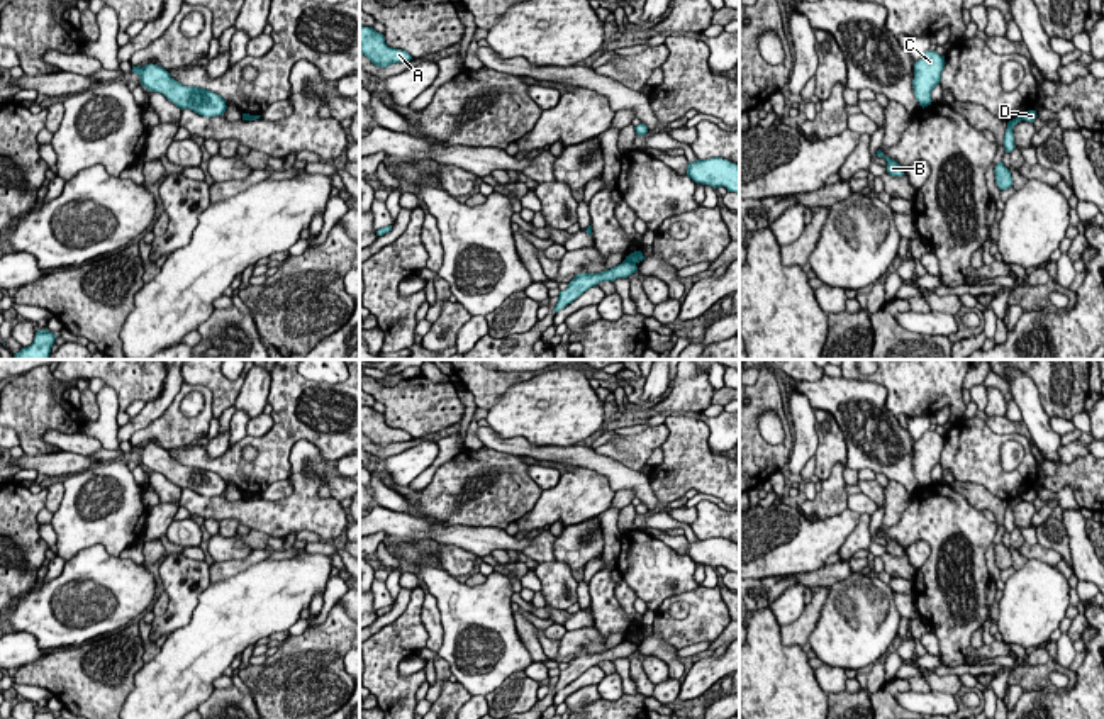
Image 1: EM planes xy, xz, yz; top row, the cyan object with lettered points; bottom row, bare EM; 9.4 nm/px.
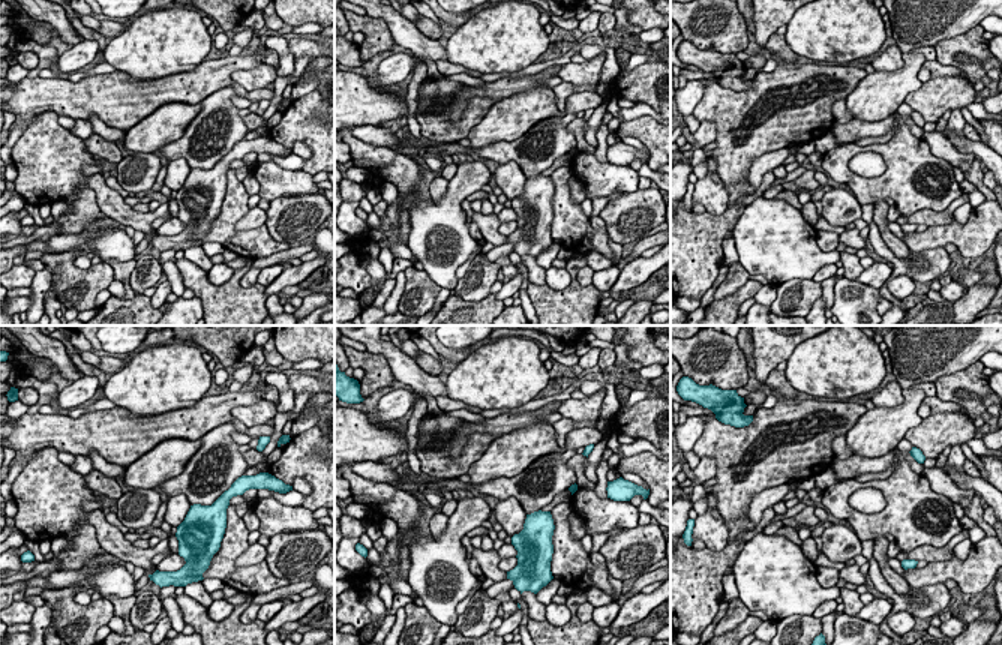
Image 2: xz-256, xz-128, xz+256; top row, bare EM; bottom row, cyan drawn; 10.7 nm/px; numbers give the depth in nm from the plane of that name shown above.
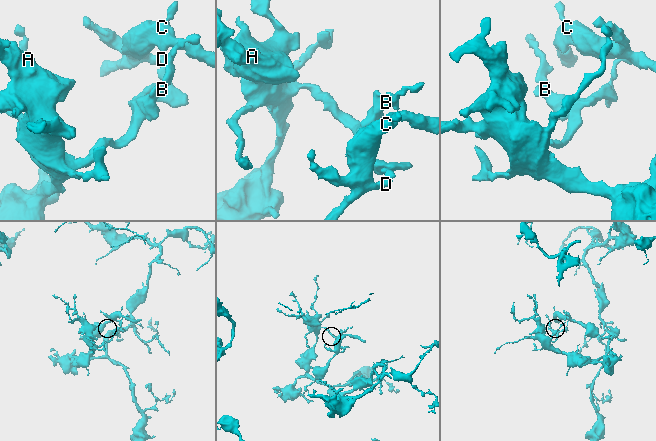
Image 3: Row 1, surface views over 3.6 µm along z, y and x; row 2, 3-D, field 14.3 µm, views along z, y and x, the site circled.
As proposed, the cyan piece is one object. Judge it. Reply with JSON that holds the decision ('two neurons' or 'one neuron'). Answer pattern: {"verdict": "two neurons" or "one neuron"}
{"verdict": "two neurons"}

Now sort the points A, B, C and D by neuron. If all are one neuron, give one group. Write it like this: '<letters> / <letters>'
A B / C D

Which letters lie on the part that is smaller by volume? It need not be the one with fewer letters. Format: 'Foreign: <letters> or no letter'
Foreign: C, D

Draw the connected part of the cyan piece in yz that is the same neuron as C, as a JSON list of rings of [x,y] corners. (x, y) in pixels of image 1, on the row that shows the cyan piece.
[[[926,51],[921,59],[914,63],[912,88],[923,109],[931,105],[931,92],[941,81],[943,68],[945,56],[940,56],[936,51]]]

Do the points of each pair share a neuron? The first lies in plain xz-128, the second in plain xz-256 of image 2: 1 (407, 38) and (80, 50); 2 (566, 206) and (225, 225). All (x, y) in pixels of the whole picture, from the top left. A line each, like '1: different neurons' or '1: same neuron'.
1: different neurons
2: same neuron

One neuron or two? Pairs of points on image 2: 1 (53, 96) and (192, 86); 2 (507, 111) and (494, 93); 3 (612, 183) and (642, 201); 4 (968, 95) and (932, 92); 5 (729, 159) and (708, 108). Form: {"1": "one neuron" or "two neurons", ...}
{"1": "one neuron", "2": "two neurons", "3": "two neurons", "4": "one neuron", "5": "one neuron"}

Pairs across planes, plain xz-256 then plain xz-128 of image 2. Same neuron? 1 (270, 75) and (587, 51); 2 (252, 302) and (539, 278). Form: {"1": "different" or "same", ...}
{"1": "different", "2": "different"}

